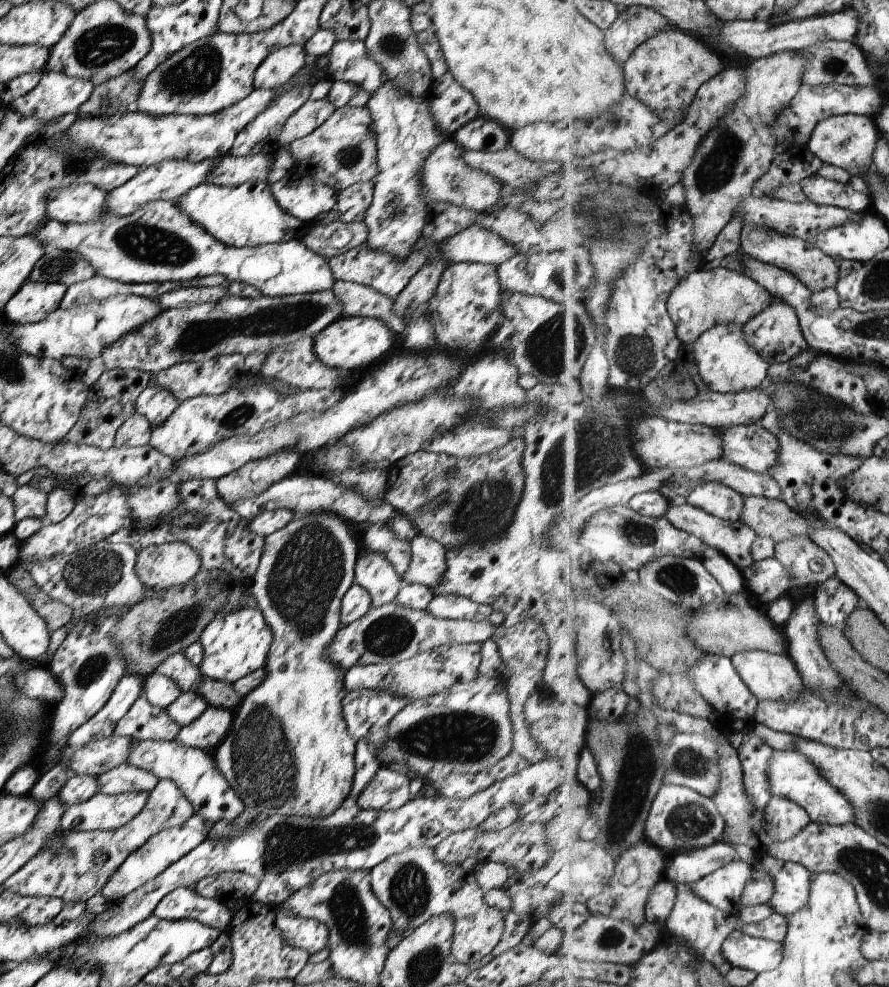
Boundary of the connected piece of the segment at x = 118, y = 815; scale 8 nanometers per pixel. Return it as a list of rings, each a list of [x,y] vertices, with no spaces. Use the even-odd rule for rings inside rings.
[[[125,792],[115,795],[96,793],[85,802],[65,808],[59,818],[61,831],[81,832],[115,830],[127,824],[145,806],[149,792]]]

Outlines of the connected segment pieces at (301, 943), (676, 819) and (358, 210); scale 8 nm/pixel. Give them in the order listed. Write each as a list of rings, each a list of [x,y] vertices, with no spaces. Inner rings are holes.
[[[279,905],[276,909],[274,922],[281,940],[289,946],[305,950],[308,956],[319,952],[329,942],[329,932],[323,922],[291,916],[289,912],[285,912],[284,905]]]
[[[664,784],[653,802],[646,821],[646,835],[663,852],[675,855],[679,851],[706,848],[724,841],[726,821],[717,802],[691,788]]]
[[[374,182],[354,183],[337,192],[334,211],[339,222],[357,222],[364,218],[365,210],[372,202]]]

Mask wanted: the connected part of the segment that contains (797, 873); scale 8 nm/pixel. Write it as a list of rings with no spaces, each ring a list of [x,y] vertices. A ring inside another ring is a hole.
[[[784,862],[775,874],[775,894],[770,902],[774,913],[789,918],[801,908],[807,908],[812,886],[812,873],[803,864]]]

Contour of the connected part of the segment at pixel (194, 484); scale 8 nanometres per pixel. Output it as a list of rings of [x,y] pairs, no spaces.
[[[195,479],[180,482],[177,486],[177,498],[179,502],[175,508],[178,510],[195,509],[207,515],[199,526],[185,530],[185,545],[199,556],[200,569],[221,570],[233,579],[247,583],[257,570],[264,544],[263,538],[251,532],[248,522],[224,505],[222,499],[217,496],[216,482],[213,480]]]

